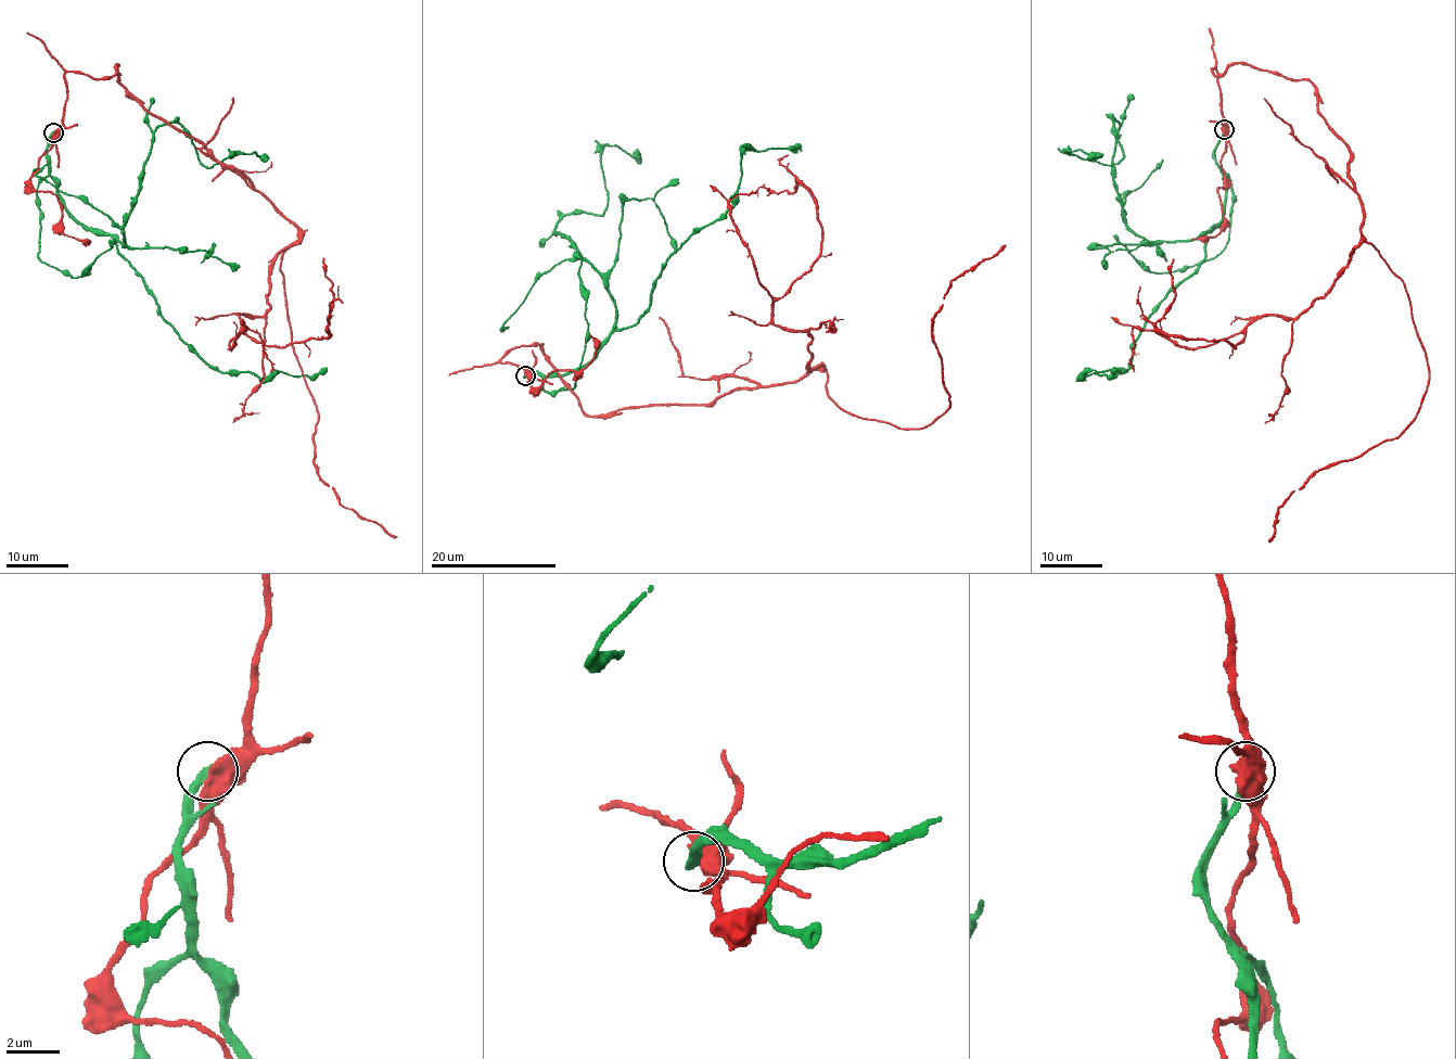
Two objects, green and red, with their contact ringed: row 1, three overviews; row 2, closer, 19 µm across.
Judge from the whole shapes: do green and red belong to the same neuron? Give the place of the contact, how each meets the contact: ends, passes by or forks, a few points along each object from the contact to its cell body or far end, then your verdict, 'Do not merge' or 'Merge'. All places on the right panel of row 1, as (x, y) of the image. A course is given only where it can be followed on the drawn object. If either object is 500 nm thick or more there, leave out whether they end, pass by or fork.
Place: (1224, 129). Course of green: (1225, 128), (1225, 208), (1196, 238), (1132, 230), (1119, 123), (1120, 162), (1067, 151), (1103, 154). Course of red: (1223, 128), (1214, 67), (1312, 83), (1429, 373), (1413, 422), (1316, 471), (1279, 508), (1269, 541). Do not merge

